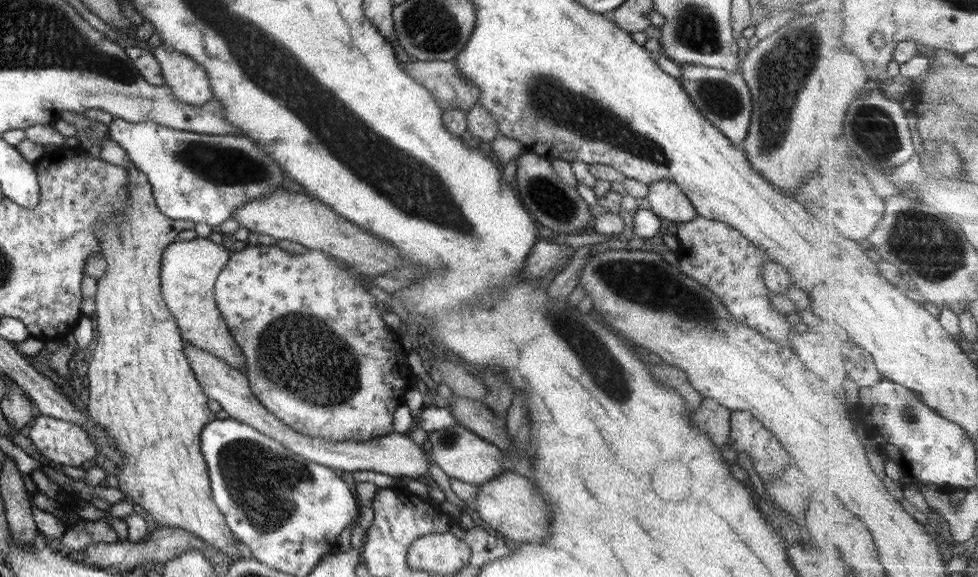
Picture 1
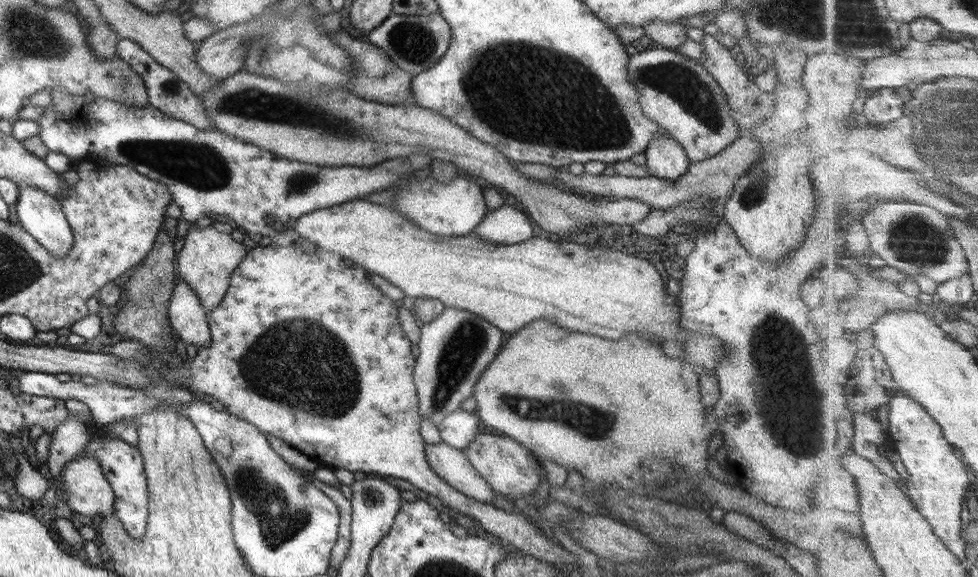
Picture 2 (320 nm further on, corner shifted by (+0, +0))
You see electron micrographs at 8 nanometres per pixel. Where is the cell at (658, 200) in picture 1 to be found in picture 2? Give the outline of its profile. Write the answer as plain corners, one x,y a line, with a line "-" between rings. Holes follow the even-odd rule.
657,131
644,152
645,168
651,177
664,181
679,178
690,166
683,147
667,131

